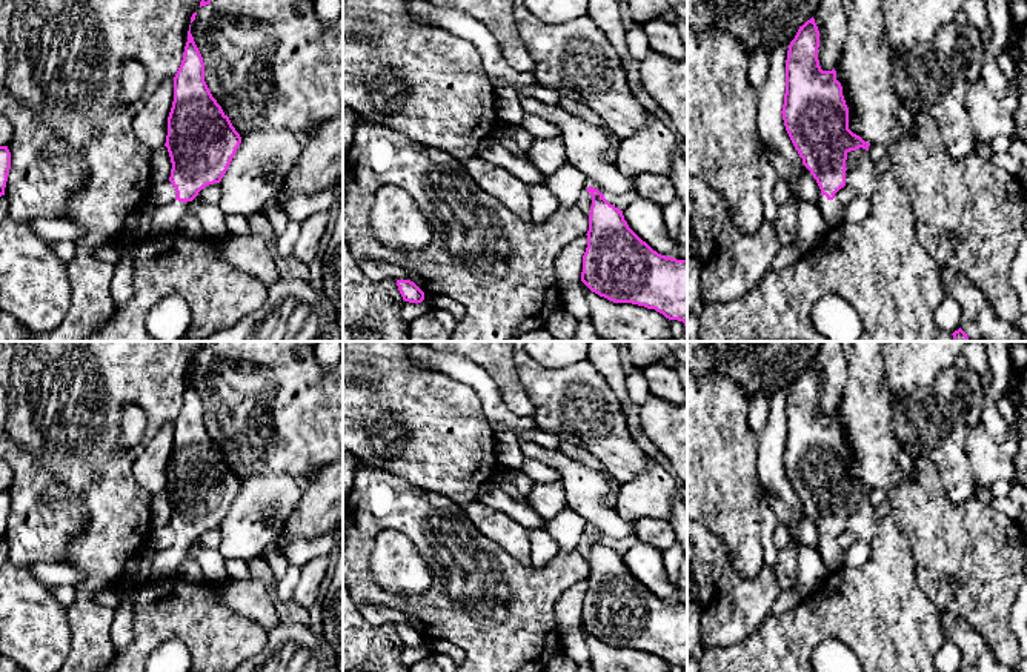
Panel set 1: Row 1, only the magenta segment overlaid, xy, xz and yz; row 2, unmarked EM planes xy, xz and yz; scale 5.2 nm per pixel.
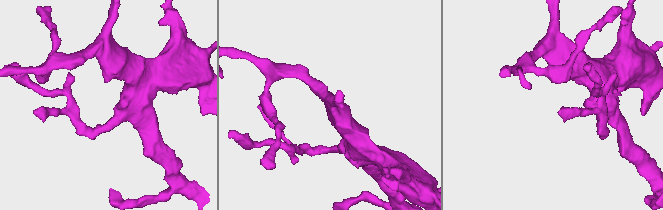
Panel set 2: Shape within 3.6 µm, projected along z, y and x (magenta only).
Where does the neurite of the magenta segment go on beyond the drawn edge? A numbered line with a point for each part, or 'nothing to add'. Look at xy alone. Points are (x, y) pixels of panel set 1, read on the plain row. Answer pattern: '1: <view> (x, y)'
1: xy (163, 563)

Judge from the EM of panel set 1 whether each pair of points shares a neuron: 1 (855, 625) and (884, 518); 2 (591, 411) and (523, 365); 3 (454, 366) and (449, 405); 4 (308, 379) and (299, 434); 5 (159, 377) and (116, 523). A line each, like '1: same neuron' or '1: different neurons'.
1: same neuron
2: same neuron
3: different neurons
4: same neuron
5: same neuron

